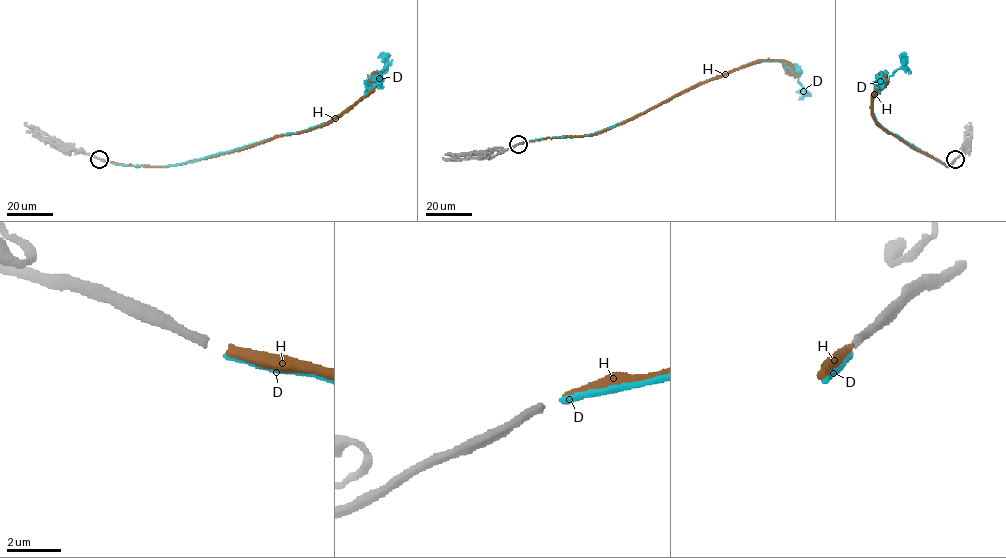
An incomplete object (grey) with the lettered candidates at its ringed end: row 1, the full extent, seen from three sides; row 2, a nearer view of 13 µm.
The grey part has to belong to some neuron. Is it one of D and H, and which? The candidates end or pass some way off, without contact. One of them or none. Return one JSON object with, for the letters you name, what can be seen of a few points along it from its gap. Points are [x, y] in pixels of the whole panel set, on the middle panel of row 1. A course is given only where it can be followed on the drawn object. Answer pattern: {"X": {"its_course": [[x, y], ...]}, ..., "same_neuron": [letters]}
{"H": {"its_course": [[519, 144], [544, 138], [596, 134], [698, 84], [764, 60], [785, 60], [790, 68], [795, 68]]}, "same_neuron": ["H"]}

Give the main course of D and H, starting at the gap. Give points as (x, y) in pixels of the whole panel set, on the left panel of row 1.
D: (100, 160), (125, 166), (177, 165), (331, 121), (365, 96), (385, 68), (385, 59), (378, 57)
H: (101, 160), (126, 165), (178, 164), (309, 131), (331, 121), (365, 96), (377, 71)

